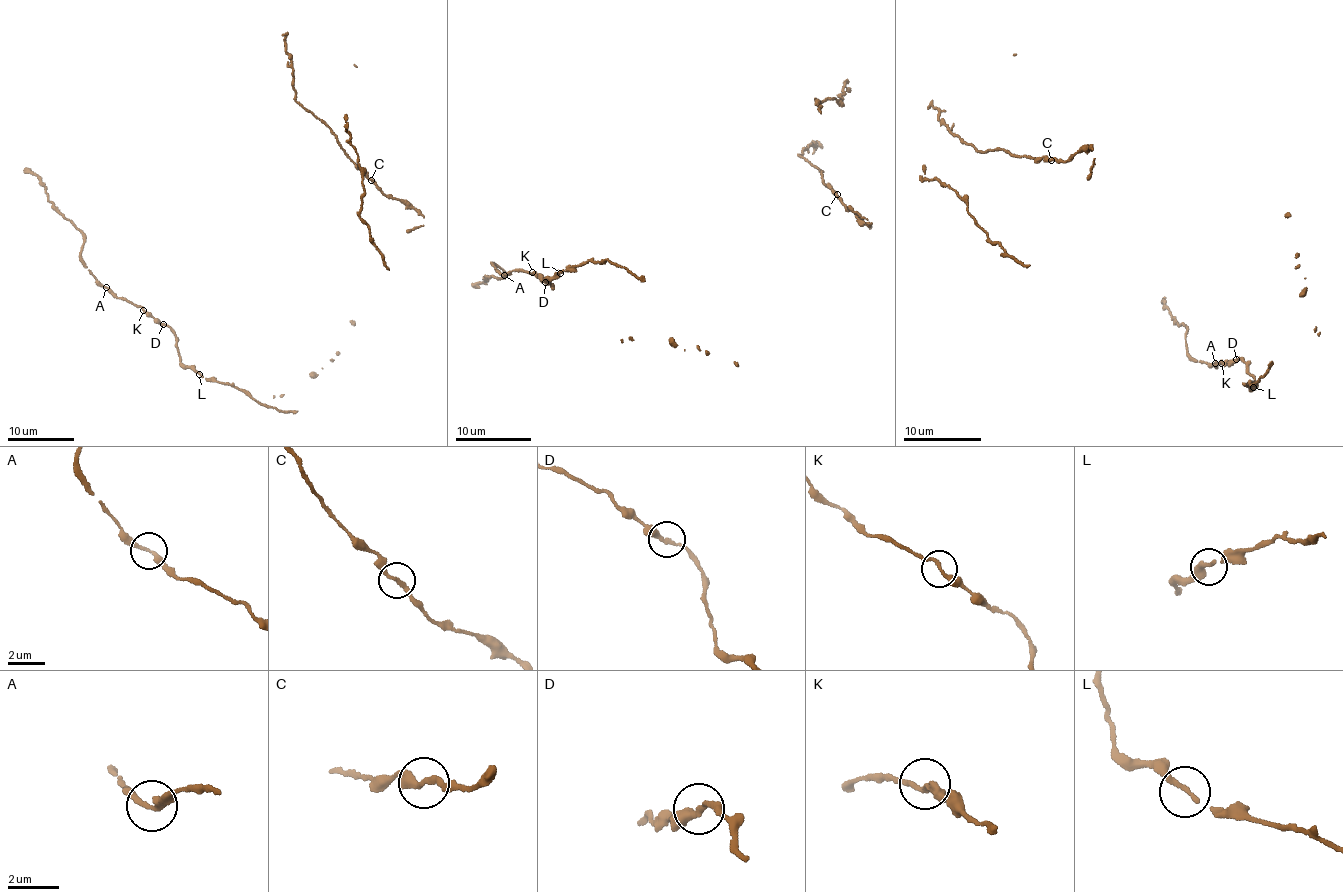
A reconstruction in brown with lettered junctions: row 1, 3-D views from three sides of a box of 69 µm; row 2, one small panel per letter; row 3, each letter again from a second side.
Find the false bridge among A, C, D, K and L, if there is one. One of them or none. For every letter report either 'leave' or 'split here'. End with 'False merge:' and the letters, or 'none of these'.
A: leave
C: leave
D: leave
K: leave
L: leave
False merge: none of these

